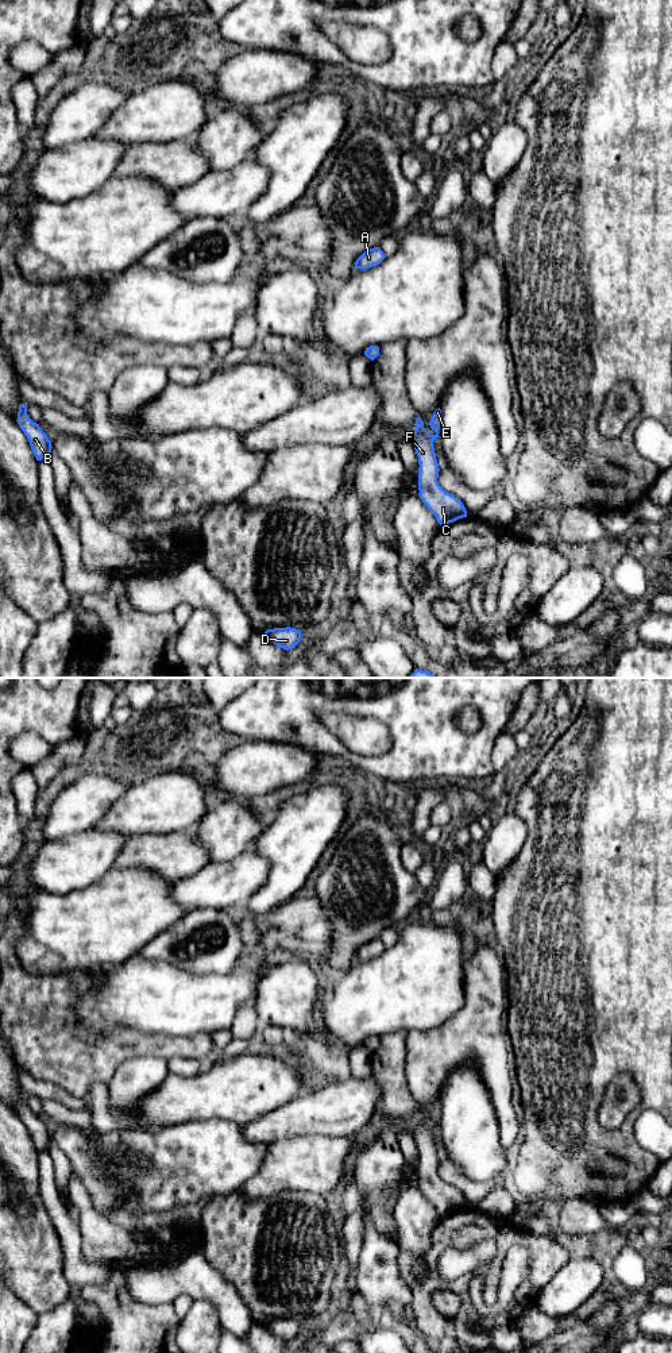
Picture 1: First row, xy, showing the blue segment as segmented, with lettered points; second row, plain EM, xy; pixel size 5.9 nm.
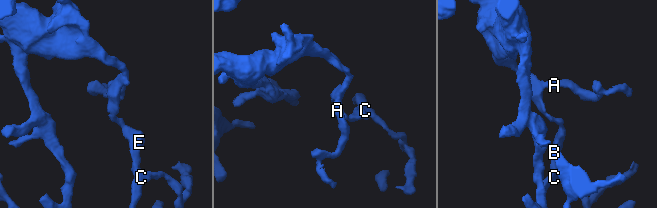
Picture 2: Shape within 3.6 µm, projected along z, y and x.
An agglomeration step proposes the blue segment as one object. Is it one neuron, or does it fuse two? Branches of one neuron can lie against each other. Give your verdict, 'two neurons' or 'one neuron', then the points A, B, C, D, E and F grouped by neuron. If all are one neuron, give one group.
one neuron | A B C D E F

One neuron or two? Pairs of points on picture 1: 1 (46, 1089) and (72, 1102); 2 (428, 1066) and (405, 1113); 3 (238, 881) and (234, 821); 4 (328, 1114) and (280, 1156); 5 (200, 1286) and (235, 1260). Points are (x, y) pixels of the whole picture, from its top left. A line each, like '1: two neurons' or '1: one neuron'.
1: one neuron
2: two neurons
3: two neurons
4: two neurons
5: two neurons

